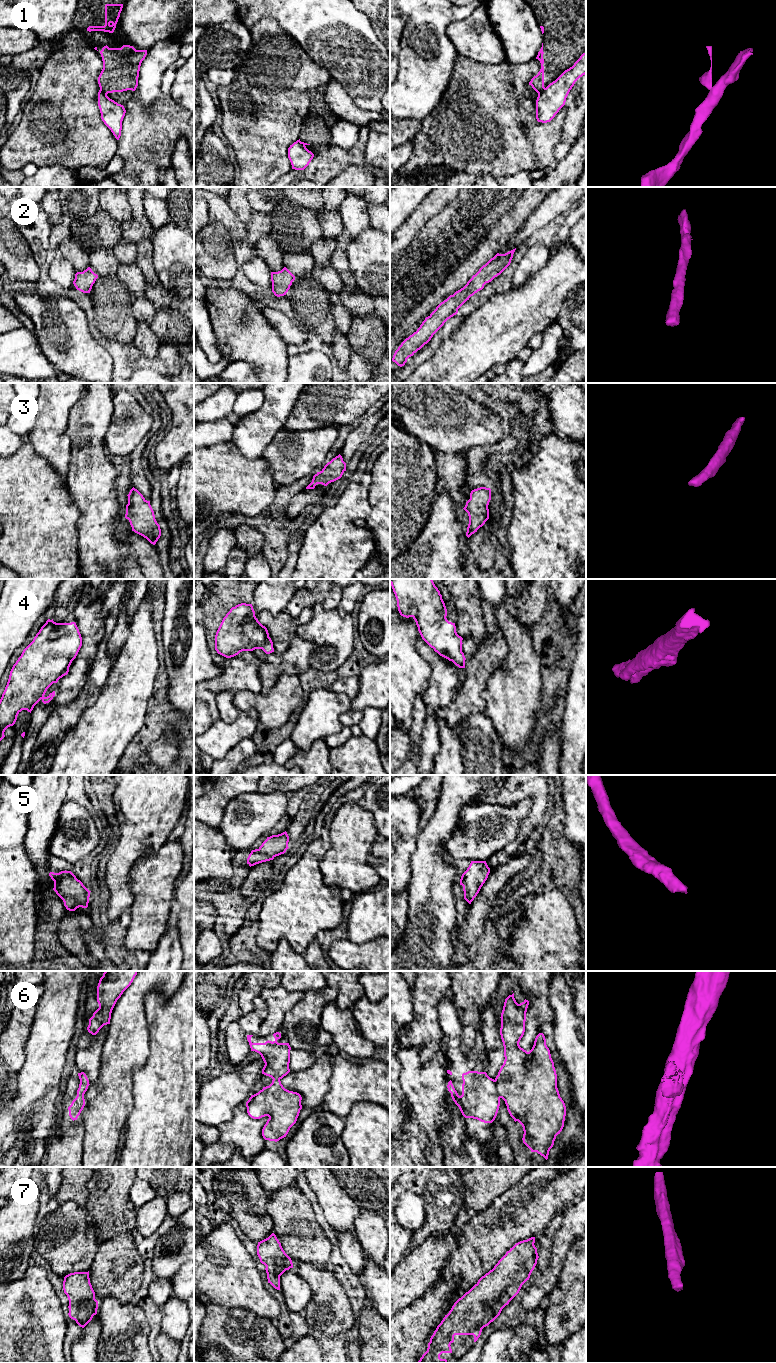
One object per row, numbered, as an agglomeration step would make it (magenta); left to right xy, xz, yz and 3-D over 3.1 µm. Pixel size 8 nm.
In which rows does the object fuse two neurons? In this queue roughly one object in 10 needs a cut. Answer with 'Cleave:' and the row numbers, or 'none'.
Cleave: 1, 6

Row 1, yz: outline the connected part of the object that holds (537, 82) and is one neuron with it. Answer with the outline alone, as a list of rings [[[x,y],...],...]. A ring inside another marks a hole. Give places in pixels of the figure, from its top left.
[[[542,43],[542,47],[540,49],[540,51],[538,52],[538,55],[536,57],[536,59],[538,59],[541,63],[541,69],[538,72],[538,74],[536,76],[534,76],[531,81],[529,82],[529,85],[532,86],[532,88],[537,92],[540,93],[544,90],[544,59],[543,59],[543,43]]]

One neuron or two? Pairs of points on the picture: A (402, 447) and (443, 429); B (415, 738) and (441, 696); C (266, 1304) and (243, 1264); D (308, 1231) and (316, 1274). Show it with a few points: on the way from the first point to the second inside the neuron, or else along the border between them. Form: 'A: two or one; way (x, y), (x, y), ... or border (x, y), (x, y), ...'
A: two; border (400, 428), (428, 444), (433, 449)
B: two; border (423, 701), (425, 716), (419, 748)
C: one; way (256, 1294), (243, 1281), (243, 1274)
D: two; border (326, 1267), (299, 1263), (295, 1268)

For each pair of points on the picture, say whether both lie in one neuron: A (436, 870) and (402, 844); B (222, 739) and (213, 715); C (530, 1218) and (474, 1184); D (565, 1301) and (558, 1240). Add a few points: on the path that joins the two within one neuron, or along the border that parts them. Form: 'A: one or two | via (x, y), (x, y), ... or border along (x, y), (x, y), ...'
A: two | border along (419, 833), (416, 849), (411, 858), (410, 875)
B: two | border along (219, 719), (204, 732)
C: two | border along (516, 1184), (497, 1196), (478, 1212)
D: two | border along (569, 1249), (564, 1259), (561, 1274), (550, 1291)

